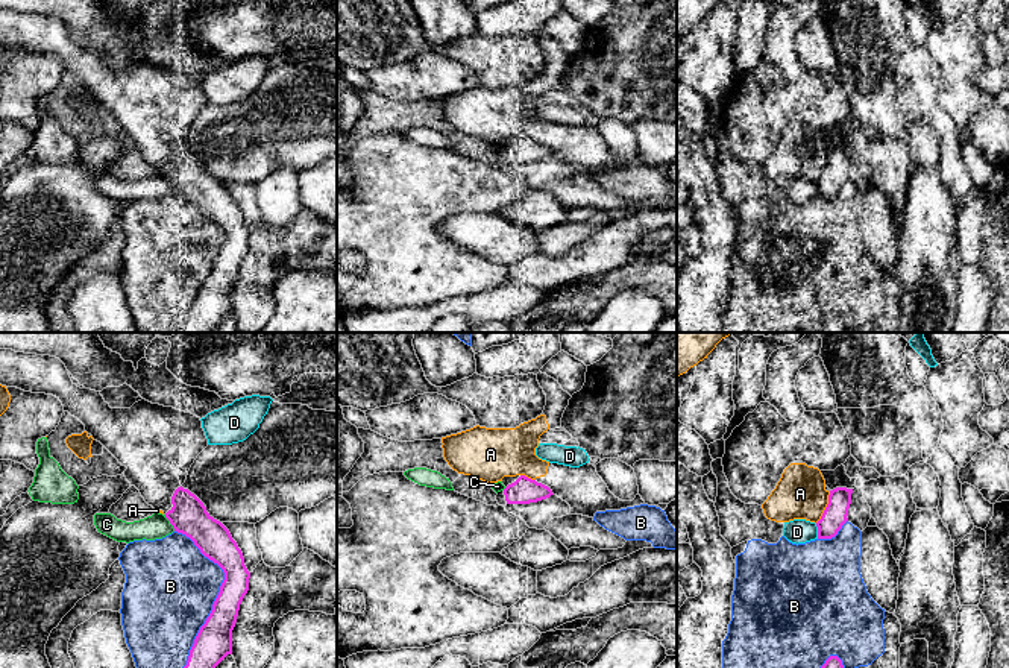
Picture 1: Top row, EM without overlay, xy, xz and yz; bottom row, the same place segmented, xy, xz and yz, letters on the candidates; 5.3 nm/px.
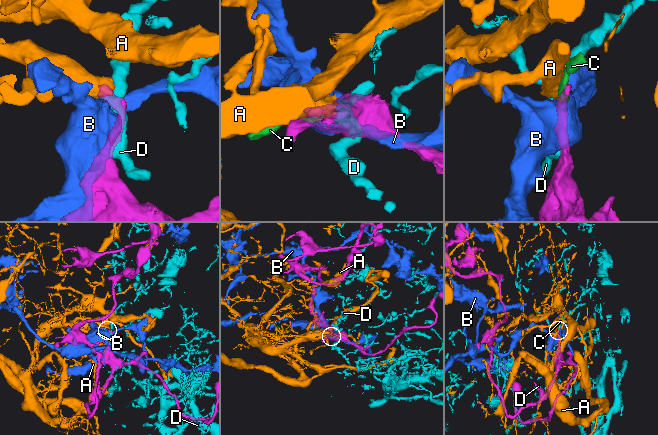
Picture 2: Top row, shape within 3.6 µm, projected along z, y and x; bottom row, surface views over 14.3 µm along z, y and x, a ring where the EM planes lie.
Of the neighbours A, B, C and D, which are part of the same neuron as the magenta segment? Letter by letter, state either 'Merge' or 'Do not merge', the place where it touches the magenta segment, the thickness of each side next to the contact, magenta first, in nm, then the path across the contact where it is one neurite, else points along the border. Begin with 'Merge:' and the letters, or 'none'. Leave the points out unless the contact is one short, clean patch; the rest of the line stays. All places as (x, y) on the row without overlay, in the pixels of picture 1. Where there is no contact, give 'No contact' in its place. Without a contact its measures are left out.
Merge: none
A: Do not merge. Touches magenta at yz (826, 167). Thickness 130 nm (magenta) against 260 nm
B: Do not merge. Touches magenta at xy (217, 257). Thickness 190 nm (magenta) against 480 nm
C: Do not merge. Touches magenta at xy (170, 182). Thickness 200 nm (magenta) against 130 nm
D: Do not merge. Touches magenta at yz (818, 192). Thickness 130 nm (magenta) against 130 nm

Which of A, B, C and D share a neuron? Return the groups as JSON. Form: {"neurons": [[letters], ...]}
{"neurons": [["A"], ["B"], ["C", "D"]]}

